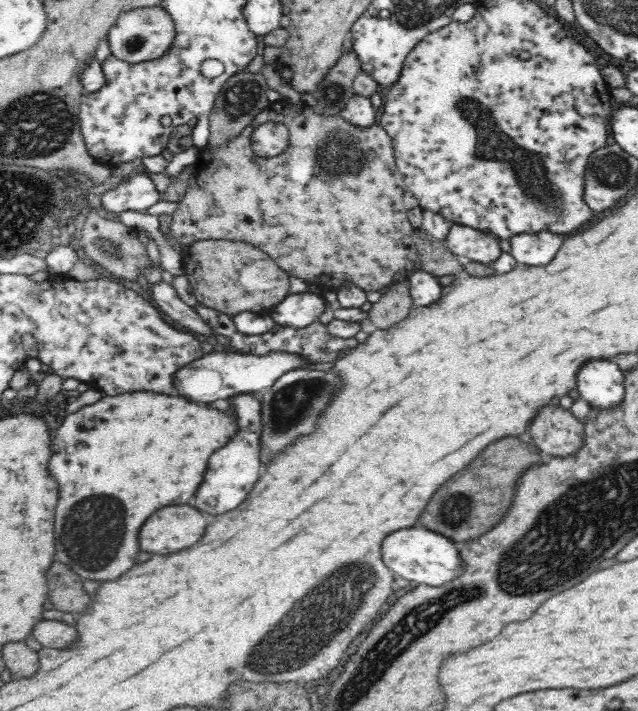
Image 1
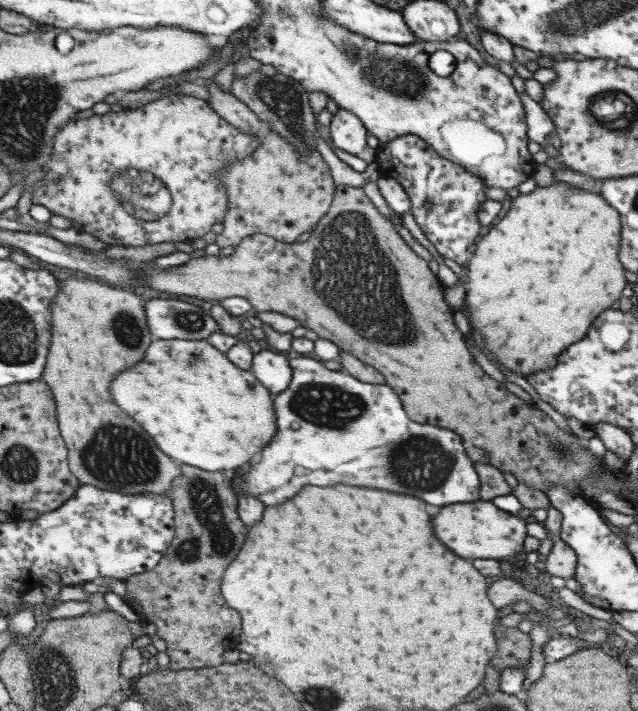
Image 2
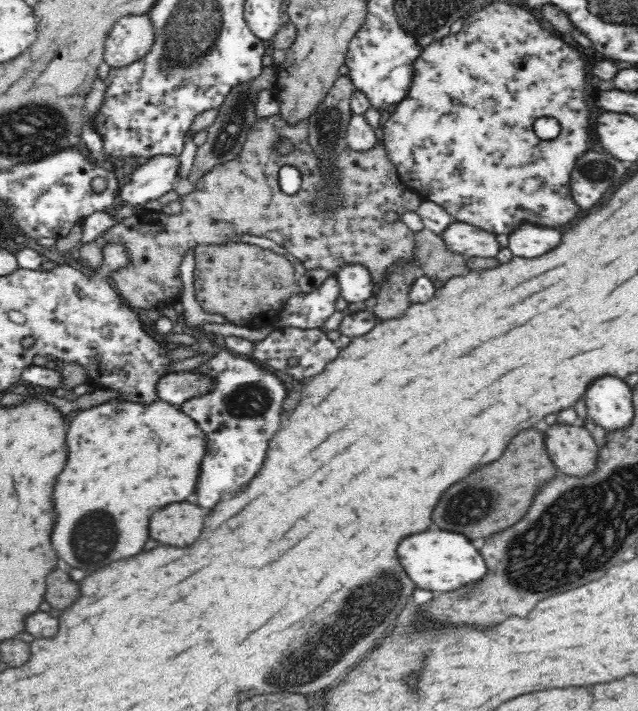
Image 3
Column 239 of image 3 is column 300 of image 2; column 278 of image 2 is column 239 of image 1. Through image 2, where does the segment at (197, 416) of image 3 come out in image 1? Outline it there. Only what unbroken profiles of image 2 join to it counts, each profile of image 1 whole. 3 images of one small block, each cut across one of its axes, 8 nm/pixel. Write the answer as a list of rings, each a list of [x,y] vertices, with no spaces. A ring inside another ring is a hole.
[[[238,393],[228,398],[230,412],[236,414],[234,424],[238,424],[238,432],[232,438],[232,442],[228,442],[226,446],[222,446],[210,456],[204,482],[194,496],[194,506],[198,510],[204,510],[208,514],[224,514],[234,510],[246,500],[248,492],[254,488],[254,482],[259,479],[258,476],[261,476],[261,436],[264,430],[261,401],[262,399],[258,400],[252,393]]]

